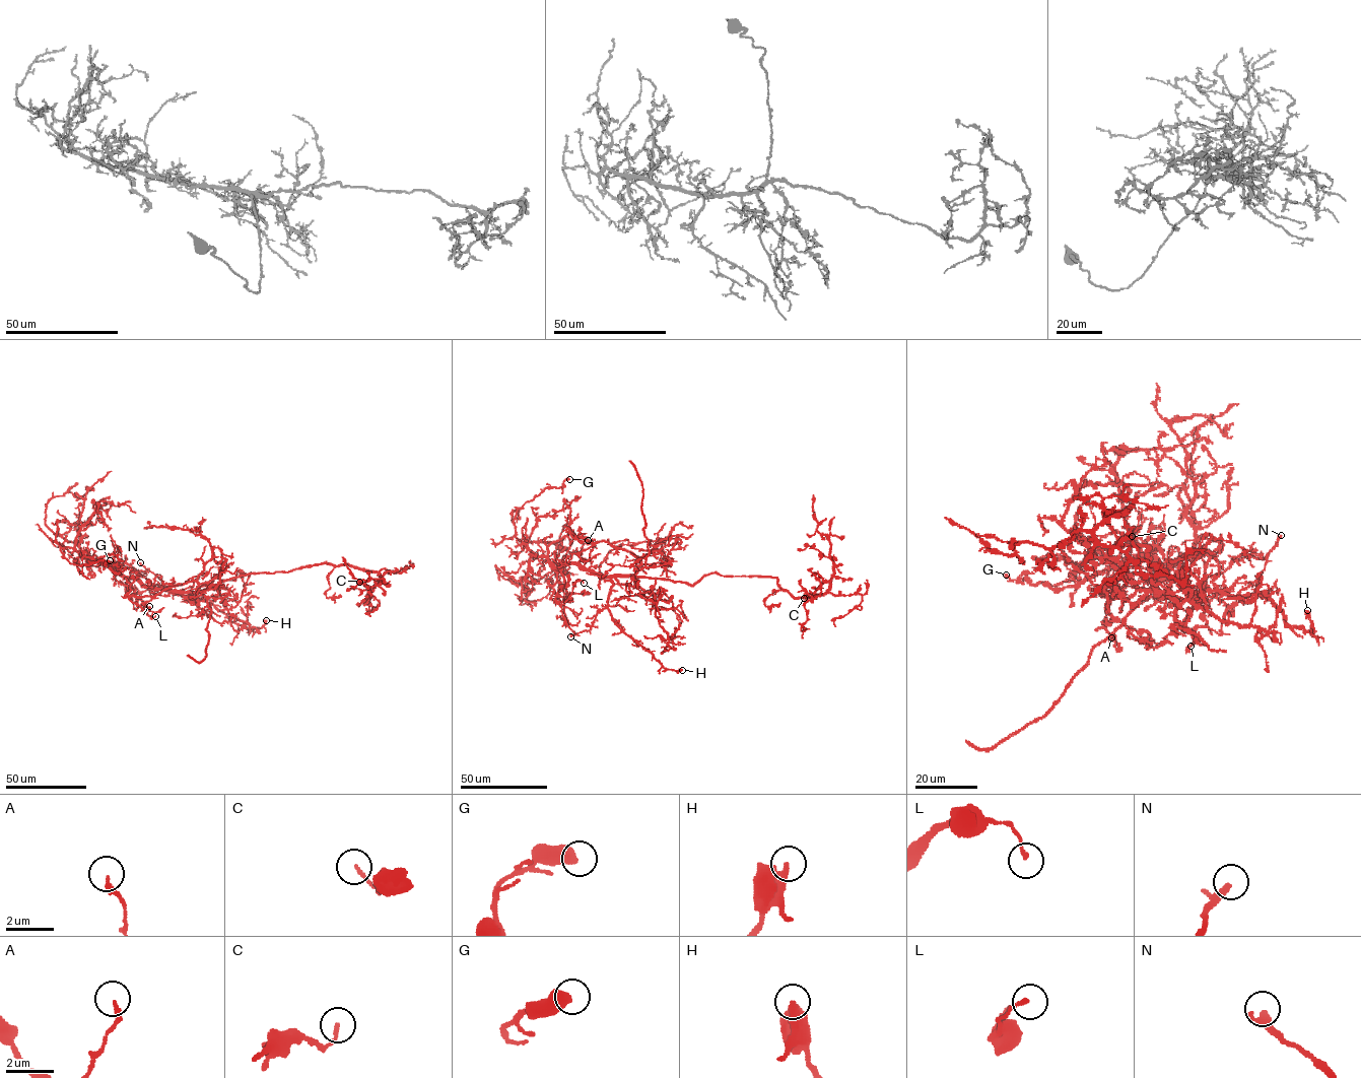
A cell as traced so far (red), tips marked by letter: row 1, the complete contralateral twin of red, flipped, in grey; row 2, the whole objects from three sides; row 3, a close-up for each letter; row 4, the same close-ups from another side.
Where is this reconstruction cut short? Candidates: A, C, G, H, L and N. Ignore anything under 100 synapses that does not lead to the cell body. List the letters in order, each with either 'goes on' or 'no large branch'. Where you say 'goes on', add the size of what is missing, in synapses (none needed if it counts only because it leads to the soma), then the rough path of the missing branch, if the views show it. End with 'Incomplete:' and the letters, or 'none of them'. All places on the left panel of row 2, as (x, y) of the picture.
A: no large branch
C: no large branch
G: no large branch
H: no large branch
L: no large branch
N: no large branch
Incomplete: none of them

